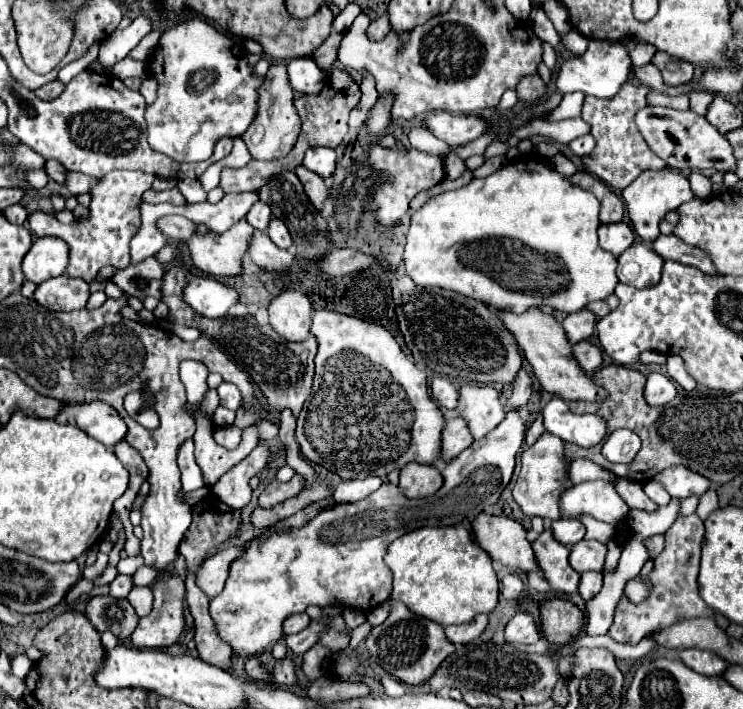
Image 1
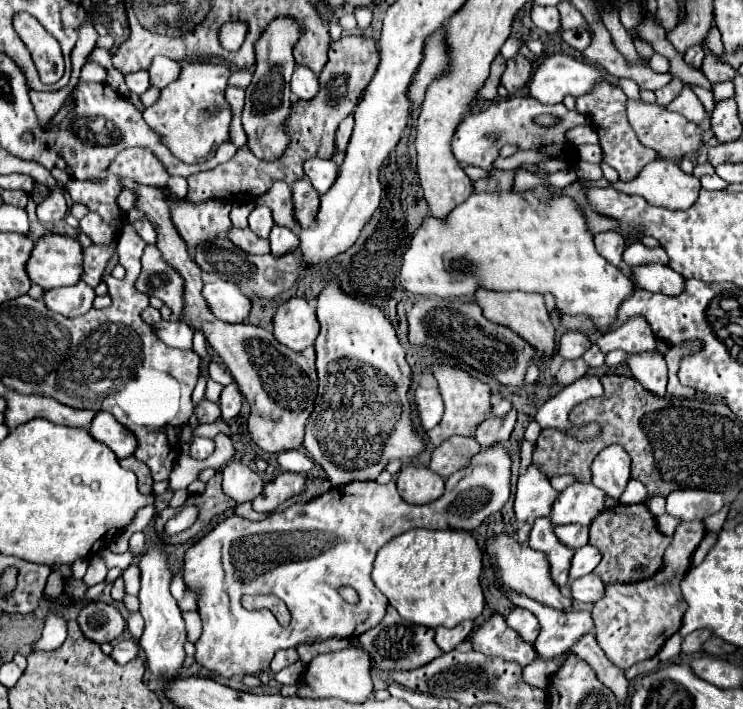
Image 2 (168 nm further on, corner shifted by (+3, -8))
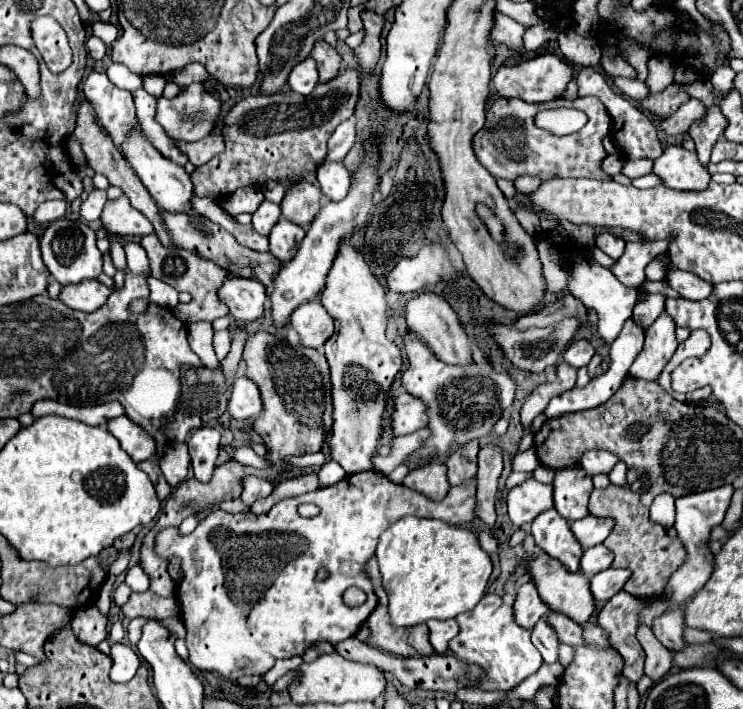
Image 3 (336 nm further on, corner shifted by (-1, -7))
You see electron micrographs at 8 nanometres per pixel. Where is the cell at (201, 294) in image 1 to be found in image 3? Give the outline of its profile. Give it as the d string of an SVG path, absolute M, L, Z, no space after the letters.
M228 278L220 290L218 298L228 306L230 316L236 322L250 322L262 316L264 312L264 286L246 278Z

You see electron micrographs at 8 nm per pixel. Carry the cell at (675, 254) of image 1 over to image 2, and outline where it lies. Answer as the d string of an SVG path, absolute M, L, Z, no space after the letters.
M632 241L622 255L622 261L628 267L638 267L638 265L646 265L646 263L668 263L668 255L664 249L646 249L646 245L642 241Z

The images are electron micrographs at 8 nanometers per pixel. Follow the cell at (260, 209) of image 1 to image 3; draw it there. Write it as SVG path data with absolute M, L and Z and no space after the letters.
M264 202L254 214L252 214L252 226L256 228L256 232L260 232L262 236L268 236L272 226L280 220L280 206L274 202Z

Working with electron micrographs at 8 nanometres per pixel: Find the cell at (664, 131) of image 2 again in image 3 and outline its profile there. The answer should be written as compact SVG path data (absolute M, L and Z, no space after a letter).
M616 78L614 80L614 84L628 96L628 98L632 98L634 102L638 102L638 104L642 104L650 94L650 90L648 90L648 86L644 84L644 82L640 82L640 80L628 80L628 78Z

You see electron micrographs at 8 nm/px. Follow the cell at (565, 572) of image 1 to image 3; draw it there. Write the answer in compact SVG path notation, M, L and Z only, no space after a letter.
M554 508L546 510L532 522L530 534L534 536L536 546L540 546L552 558L560 560L568 572L578 572L582 546L576 544L568 520L560 518Z

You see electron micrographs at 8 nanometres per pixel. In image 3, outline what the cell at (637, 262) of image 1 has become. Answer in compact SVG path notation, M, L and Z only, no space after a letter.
M672 268L672 270L668 270L666 280L668 280L670 288L674 288L686 300L702 300L712 292L712 284L704 282L702 278L698 278L692 272L686 272L686 270Z

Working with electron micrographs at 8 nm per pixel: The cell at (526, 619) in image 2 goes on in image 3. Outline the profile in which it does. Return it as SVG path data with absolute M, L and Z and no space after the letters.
M526 582L518 594L516 594L516 602L514 602L514 620L516 624L520 624L526 630L532 630L536 626L536 622L548 612L548 606L538 598L536 588L532 586L532 582Z

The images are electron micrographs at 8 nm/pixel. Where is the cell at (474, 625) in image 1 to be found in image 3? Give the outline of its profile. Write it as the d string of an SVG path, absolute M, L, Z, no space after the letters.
M454 618L452 620L432 620L428 622L428 628L430 628L430 642L438 654L446 654L448 642L460 632L460 626Z

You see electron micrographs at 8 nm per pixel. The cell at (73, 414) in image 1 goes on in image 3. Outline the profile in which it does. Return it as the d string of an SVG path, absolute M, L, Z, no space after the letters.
M120 416L108 422L108 432L120 442L122 450L134 462L142 462L154 456L154 450L156 450L154 438L146 430L136 426L132 420L128 420L126 416Z

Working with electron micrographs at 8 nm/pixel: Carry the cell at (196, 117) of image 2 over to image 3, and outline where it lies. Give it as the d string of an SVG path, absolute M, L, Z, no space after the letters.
M192 82L178 96L174 96L170 100L158 98L156 122L166 130L166 134L170 138L180 138L184 142L198 142L212 134L212 130L220 118L220 110L222 110L222 102L216 100L214 94L202 82Z

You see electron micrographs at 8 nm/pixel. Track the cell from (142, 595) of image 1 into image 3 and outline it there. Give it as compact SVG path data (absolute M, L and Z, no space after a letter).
M134 618L134 620L130 620L130 624L128 624L128 640L130 640L130 644L132 646L136 646L138 644L138 640L140 640L140 634L142 634L142 626L146 624L146 618Z

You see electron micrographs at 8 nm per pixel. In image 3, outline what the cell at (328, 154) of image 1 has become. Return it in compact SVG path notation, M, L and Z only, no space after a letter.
M322 162L316 170L320 190L328 200L342 200L350 188L350 172L342 162Z

